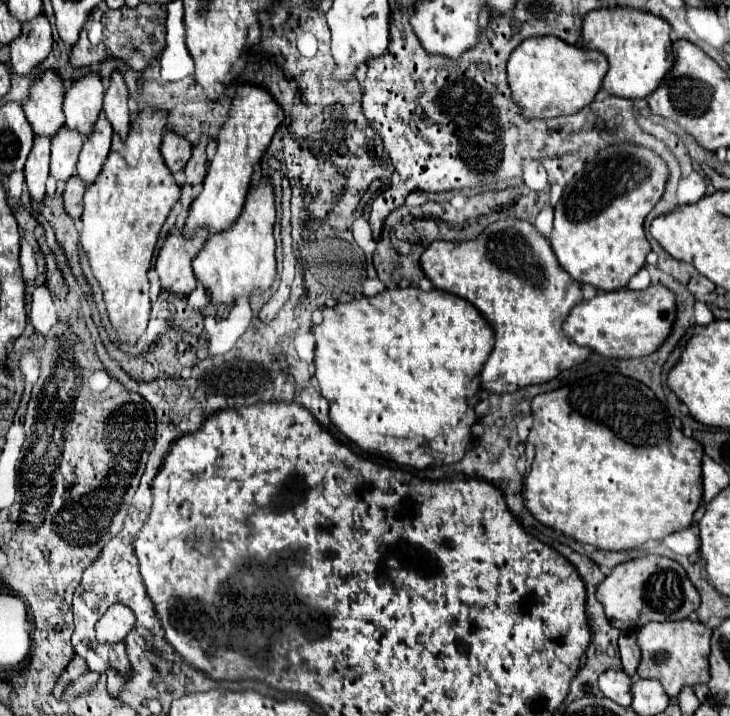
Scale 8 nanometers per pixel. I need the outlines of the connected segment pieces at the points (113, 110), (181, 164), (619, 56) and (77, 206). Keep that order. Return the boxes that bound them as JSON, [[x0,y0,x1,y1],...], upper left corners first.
[[104,71,130,139],[162,131,192,173],[580,7,674,99],[64,177,86,221]]

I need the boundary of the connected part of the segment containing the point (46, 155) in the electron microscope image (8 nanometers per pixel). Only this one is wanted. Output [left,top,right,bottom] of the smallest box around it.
[24,137,50,203]

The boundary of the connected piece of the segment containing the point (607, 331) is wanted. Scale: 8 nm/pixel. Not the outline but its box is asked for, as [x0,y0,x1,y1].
[564,285,676,359]

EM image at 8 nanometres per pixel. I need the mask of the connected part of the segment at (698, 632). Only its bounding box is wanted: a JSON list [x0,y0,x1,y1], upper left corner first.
[638,621,712,697]

